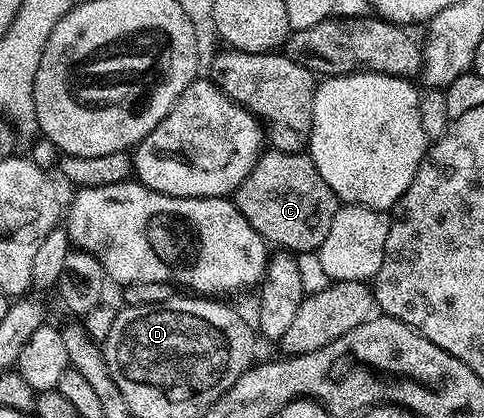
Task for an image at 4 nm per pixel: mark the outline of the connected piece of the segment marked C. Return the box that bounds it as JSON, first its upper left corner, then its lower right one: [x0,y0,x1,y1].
[231,148,339,255]

